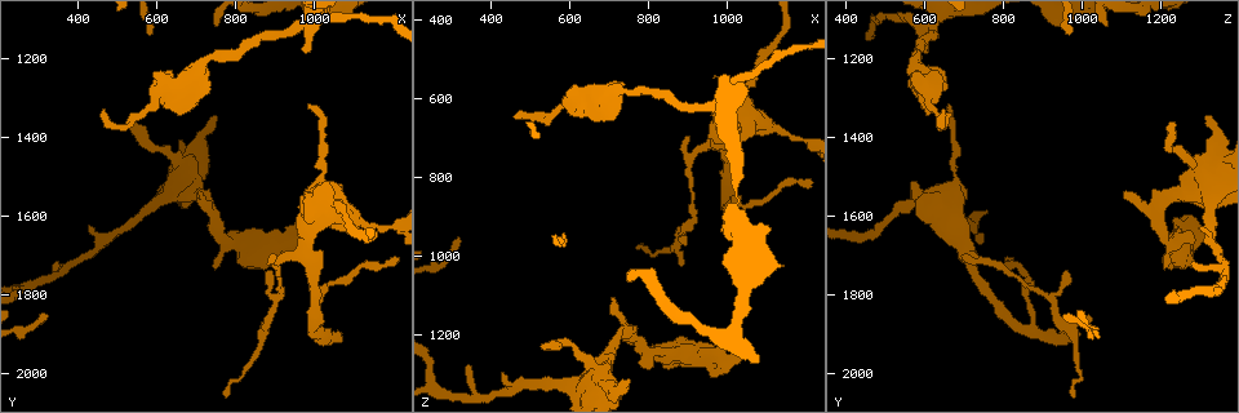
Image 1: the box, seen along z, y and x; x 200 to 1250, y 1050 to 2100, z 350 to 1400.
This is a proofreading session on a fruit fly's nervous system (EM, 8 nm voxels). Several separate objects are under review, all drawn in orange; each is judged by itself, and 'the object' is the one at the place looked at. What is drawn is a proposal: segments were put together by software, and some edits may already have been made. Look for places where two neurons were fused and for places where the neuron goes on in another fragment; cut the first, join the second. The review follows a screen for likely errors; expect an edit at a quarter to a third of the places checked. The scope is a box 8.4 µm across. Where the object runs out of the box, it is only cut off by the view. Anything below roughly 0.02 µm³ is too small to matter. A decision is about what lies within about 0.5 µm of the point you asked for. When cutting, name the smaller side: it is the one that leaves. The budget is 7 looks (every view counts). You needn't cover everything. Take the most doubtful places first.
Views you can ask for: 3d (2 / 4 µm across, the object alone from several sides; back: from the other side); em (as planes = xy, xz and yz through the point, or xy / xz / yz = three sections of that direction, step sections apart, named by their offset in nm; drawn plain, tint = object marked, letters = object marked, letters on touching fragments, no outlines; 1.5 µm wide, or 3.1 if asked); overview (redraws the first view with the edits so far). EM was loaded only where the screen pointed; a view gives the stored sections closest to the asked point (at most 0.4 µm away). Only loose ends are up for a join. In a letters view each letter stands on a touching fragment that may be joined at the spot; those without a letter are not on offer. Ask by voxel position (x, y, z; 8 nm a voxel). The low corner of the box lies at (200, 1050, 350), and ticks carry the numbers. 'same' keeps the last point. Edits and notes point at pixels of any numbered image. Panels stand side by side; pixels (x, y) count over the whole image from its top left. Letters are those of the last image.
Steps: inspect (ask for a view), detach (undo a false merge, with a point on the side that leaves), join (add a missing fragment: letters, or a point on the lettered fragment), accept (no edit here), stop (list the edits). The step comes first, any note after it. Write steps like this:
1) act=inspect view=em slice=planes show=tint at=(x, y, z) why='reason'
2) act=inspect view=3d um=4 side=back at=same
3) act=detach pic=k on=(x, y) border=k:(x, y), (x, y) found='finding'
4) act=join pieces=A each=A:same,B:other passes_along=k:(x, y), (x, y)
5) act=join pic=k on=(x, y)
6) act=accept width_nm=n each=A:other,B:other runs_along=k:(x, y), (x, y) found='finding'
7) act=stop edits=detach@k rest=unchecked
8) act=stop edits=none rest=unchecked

act=inspect view=3d um=2 at=(1070, 1905, 990) why='free end'

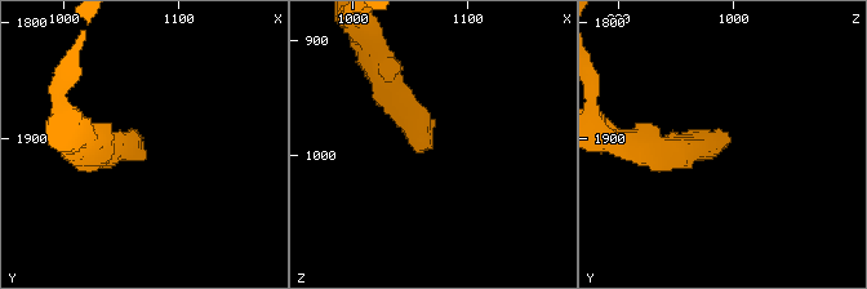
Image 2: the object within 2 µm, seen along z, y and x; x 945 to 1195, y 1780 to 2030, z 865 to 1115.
act=inspect view=em slice=planes show=letters at=(1066, 1898, 988)

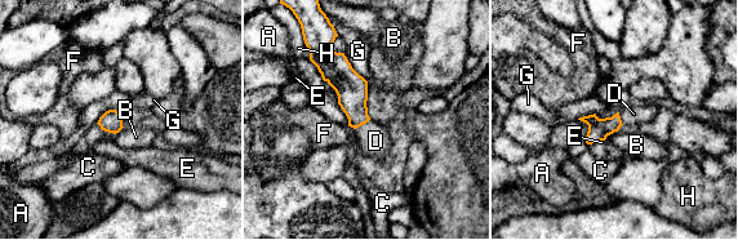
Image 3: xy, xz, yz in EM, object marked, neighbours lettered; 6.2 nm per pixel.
act=join pieces=D longest_contact=G:240nm each=A:other,B:other,C:other,D:same,E:other,F:other,G:other,H:other passes_along=3:(351, 88), (361, 124), (376, 141) found='it goes on there'

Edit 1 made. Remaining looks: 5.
act=inspect view=overview

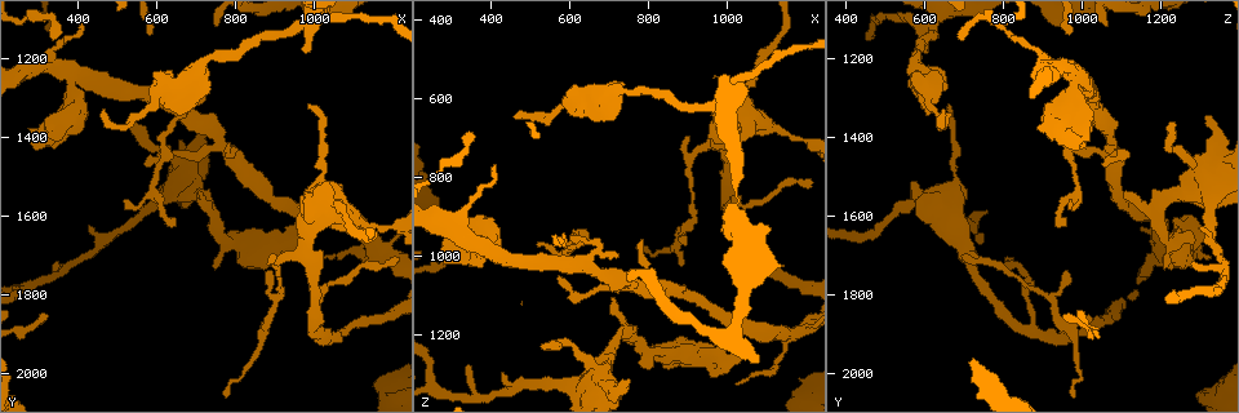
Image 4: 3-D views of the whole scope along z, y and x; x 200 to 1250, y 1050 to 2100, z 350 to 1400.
act=inspect view=3d um=2 at=(710, 1540, 1110) why='an open end'

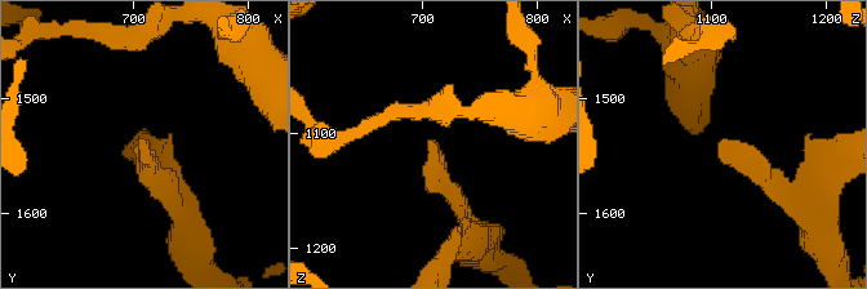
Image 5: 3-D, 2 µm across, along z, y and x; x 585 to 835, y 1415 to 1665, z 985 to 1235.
act=inspect view=em slice=yz step=8 show=letters at=(706, 1538, 1110) why='need the tissue'

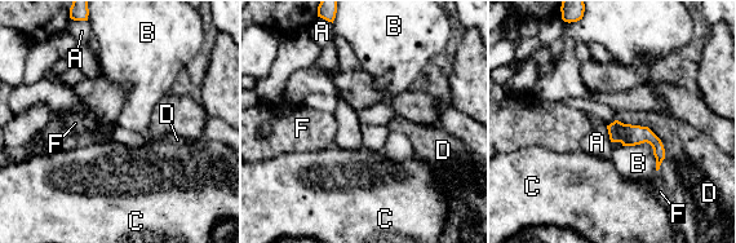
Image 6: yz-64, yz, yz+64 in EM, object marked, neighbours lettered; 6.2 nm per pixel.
act=accept each=A:other,B:other,C:other,D:other,F:other runs_along=6:(611, 128), (646, 135), (659, 159) found='no lettered fragment goes on from it'

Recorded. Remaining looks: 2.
act=inspect view=em slice=planes show=tint at=(455, 1330, 645) why='an open end'

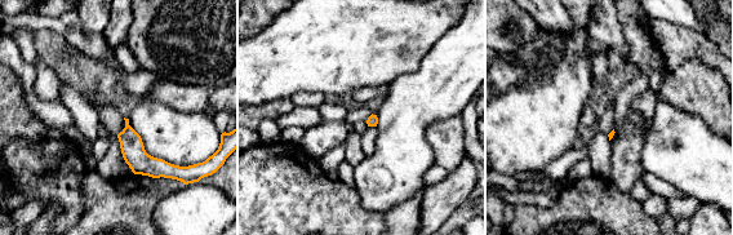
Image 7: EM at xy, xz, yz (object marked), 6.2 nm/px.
act=inspect view=em slice=planes show=letters at=same why='see the neighbours'

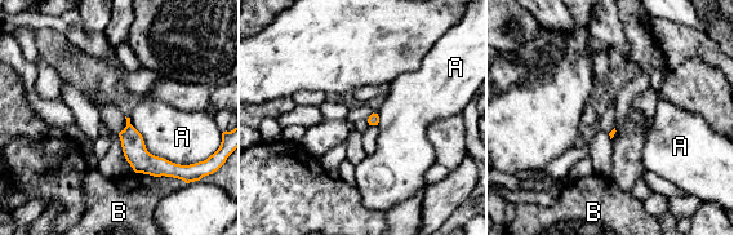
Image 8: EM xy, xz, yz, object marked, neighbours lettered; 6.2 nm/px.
act=accept each=A:other,B:other border=8:(129, 118), (150, 153), (190, 164) found='no lettered fragment goes on from it'

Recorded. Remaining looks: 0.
act=stop edits=join@3 rest=unchecked

